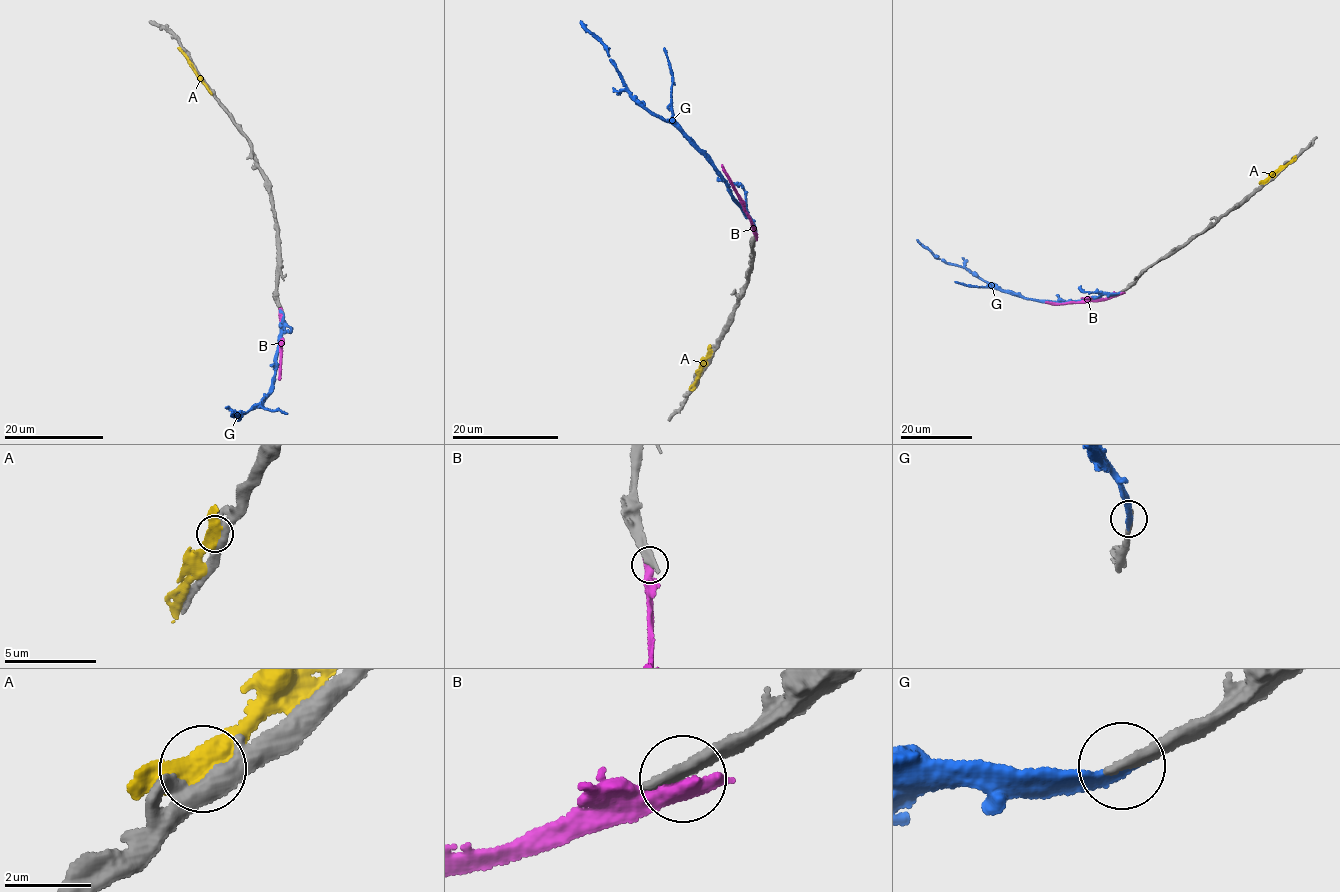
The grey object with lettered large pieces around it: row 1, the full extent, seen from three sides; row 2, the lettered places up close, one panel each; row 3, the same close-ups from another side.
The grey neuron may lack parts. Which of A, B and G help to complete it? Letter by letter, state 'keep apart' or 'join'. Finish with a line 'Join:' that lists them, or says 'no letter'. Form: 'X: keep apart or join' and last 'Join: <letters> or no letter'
A: keep apart
B: keep apart
G: join
Join: G

